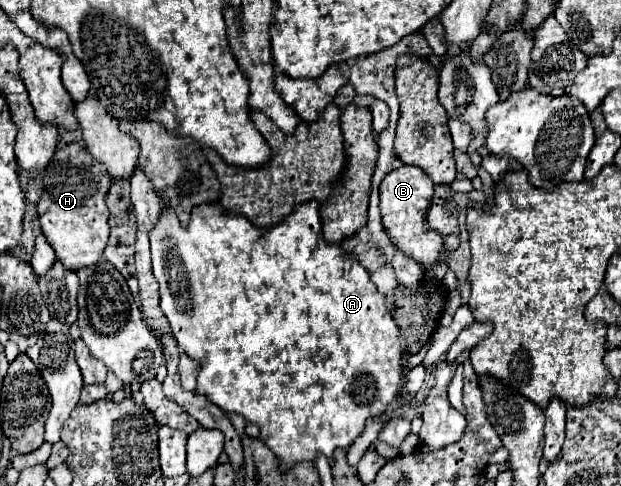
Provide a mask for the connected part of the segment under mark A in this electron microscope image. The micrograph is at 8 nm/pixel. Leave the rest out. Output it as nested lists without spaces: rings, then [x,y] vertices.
[[[315,200],[305,202],[303,206],[295,208],[287,220],[275,224],[275,228],[255,228],[245,216],[231,216],[223,212],[219,202],[207,202],[199,208],[193,208],[187,226],[181,226],[175,208],[163,206],[157,224],[149,232],[151,240],[151,258],[153,258],[153,274],[159,282],[161,294],[161,310],[167,316],[173,336],[179,348],[191,356],[193,360],[201,362],[201,372],[197,376],[197,392],[205,394],[213,404],[221,410],[237,412],[245,416],[249,422],[255,422],[261,428],[261,440],[277,454],[281,460],[281,468],[291,468],[297,462],[313,462],[315,456],[321,452],[325,456],[333,456],[337,448],[349,448],[353,440],[363,432],[365,420],[383,414],[393,402],[401,388],[401,340],[399,328],[393,316],[387,310],[385,296],[377,292],[375,284],[369,278],[369,272],[361,266],[361,262],[345,252],[341,244],[329,244],[321,232],[321,218],[319,218],[319,204]]]

